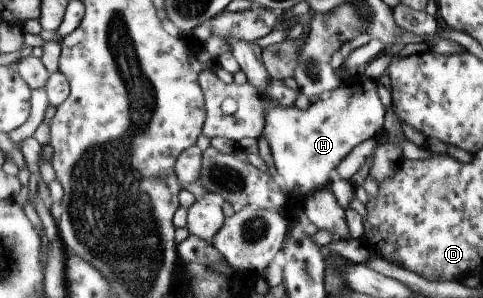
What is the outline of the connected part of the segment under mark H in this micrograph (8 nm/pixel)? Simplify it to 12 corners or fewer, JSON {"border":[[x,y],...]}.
{"border":[[377,86],[307,110],[264,101],[262,136],[287,194],[329,186],[385,130]]}

